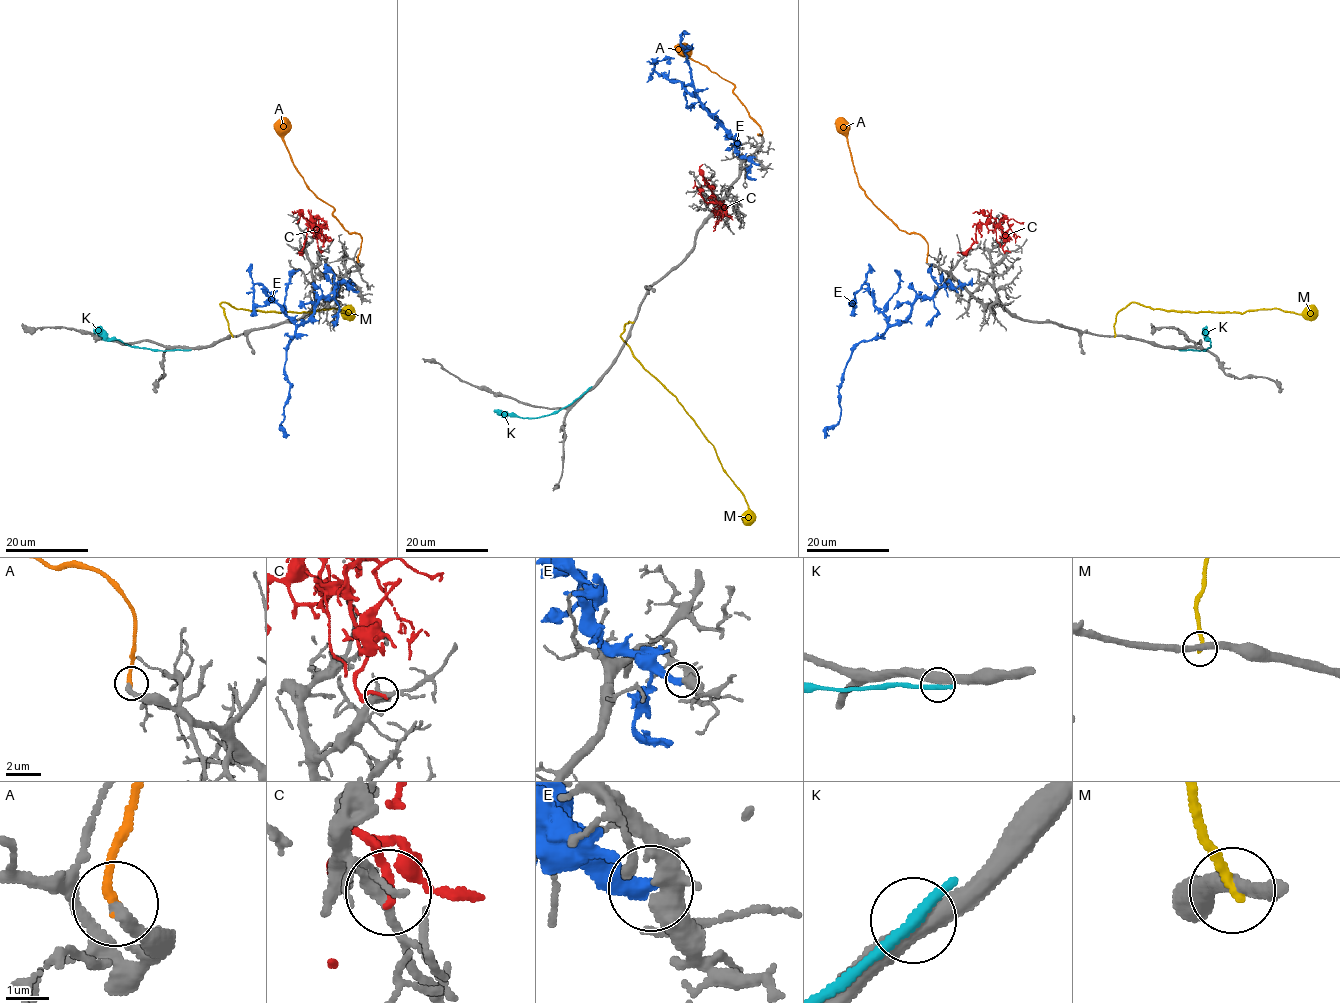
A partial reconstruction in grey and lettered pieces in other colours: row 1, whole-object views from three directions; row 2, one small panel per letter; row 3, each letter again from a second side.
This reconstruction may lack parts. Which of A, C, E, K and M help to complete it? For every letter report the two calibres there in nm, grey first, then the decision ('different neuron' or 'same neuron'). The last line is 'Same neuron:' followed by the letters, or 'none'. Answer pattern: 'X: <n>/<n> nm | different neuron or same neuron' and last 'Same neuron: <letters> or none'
A: 320/200 nm | same neuron
C: 260/200 nm | different neuron
E: 360/440 nm | different neuron
K: 460/240 nm | different neuron
M: 360/240 nm | different neuron
Same neuron: A

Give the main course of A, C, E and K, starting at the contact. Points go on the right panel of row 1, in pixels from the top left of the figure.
A: (927, 261), (927, 242), (916, 233), (900, 230), (859, 185), (845, 122), (839, 117)
C: (1009, 251), (1003, 250), (1007, 237), (999, 228), (987, 222), (976, 227), (976, 240), (964, 252), (956, 253)
E: (956, 292), (946, 282), (918, 298), (903, 321), (853, 350), (839, 389), (840, 420), (824, 438)
K: (1183, 350), (1203, 351), (1210, 347), (1202, 328)

